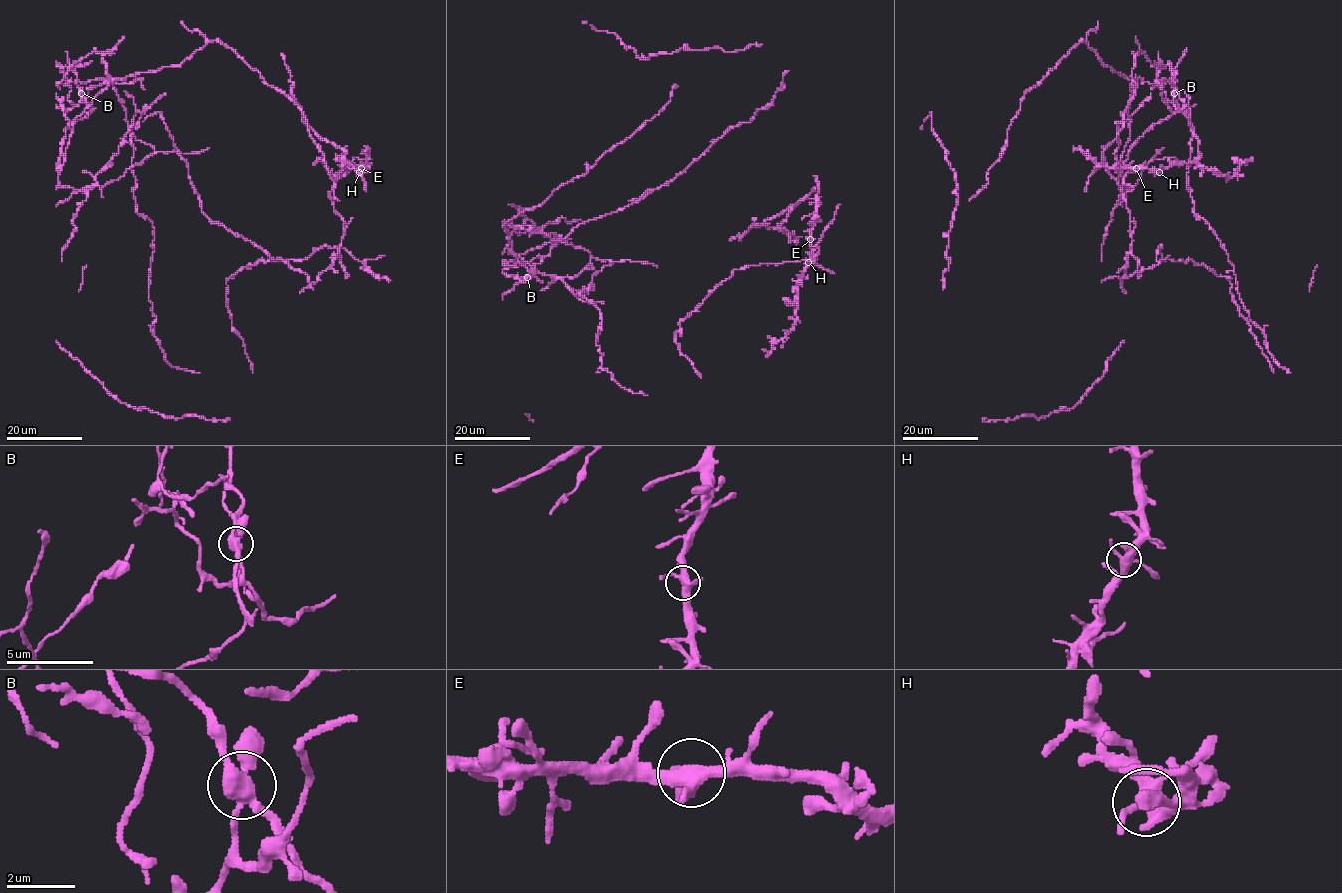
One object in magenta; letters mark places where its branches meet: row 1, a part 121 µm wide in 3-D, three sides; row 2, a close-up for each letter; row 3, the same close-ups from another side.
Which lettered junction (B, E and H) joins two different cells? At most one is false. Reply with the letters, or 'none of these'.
B

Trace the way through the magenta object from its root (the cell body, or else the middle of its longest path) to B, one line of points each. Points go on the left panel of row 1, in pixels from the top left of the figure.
B: (71, 69), (56, 64), (81, 94)

